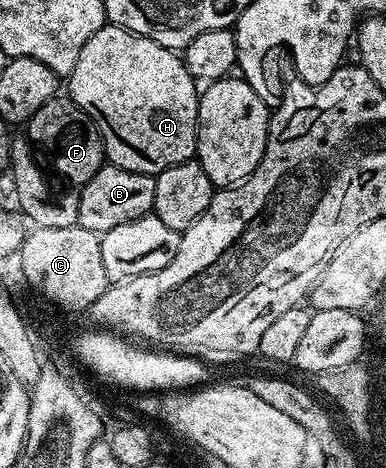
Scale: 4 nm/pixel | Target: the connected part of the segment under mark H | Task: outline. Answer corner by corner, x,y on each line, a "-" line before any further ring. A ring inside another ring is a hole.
104,24
81,48
69,82
69,96
95,122
103,138
103,153
110,165
154,176
165,168
190,162
196,157
201,90
195,78
189,76
182,57
176,51
132,30

